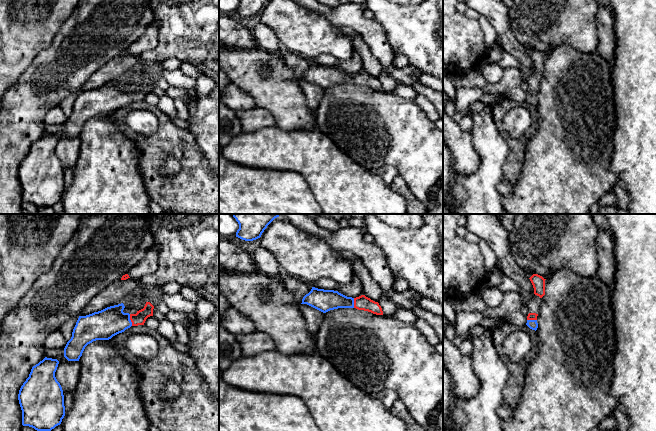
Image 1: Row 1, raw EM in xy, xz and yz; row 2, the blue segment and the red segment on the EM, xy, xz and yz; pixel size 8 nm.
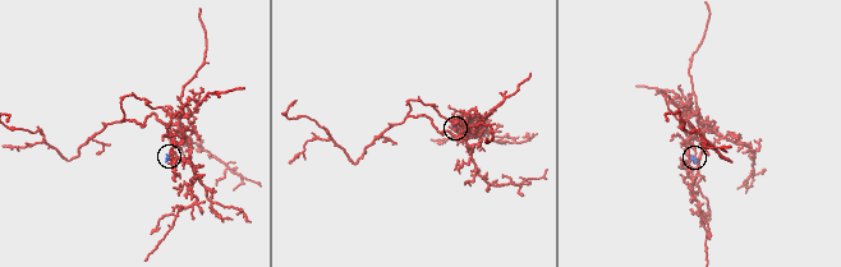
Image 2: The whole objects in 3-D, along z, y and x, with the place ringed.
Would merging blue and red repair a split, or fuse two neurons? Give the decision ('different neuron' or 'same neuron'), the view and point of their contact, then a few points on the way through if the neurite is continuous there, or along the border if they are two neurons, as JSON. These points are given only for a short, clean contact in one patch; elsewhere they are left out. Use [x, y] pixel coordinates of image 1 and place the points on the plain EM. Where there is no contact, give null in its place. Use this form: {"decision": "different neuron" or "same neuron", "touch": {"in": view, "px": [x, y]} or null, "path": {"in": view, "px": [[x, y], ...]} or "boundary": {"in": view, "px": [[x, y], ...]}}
{"decision": "same neuron", "touch": {"in": "xy", "px": [130, 96]}, "path": {"in": "xy", "px": [[102, 101], [110, 97], [130, 96], [139, 94]]}}

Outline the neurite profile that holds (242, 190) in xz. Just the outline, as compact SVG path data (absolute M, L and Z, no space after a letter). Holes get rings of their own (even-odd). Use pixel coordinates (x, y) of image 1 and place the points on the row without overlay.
M219 144L219 214L322 214L308 183L298 173L242 166L226 159Z

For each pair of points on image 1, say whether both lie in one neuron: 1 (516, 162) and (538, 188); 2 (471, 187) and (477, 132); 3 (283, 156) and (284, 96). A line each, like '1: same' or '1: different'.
1: different
2: same
3: different

